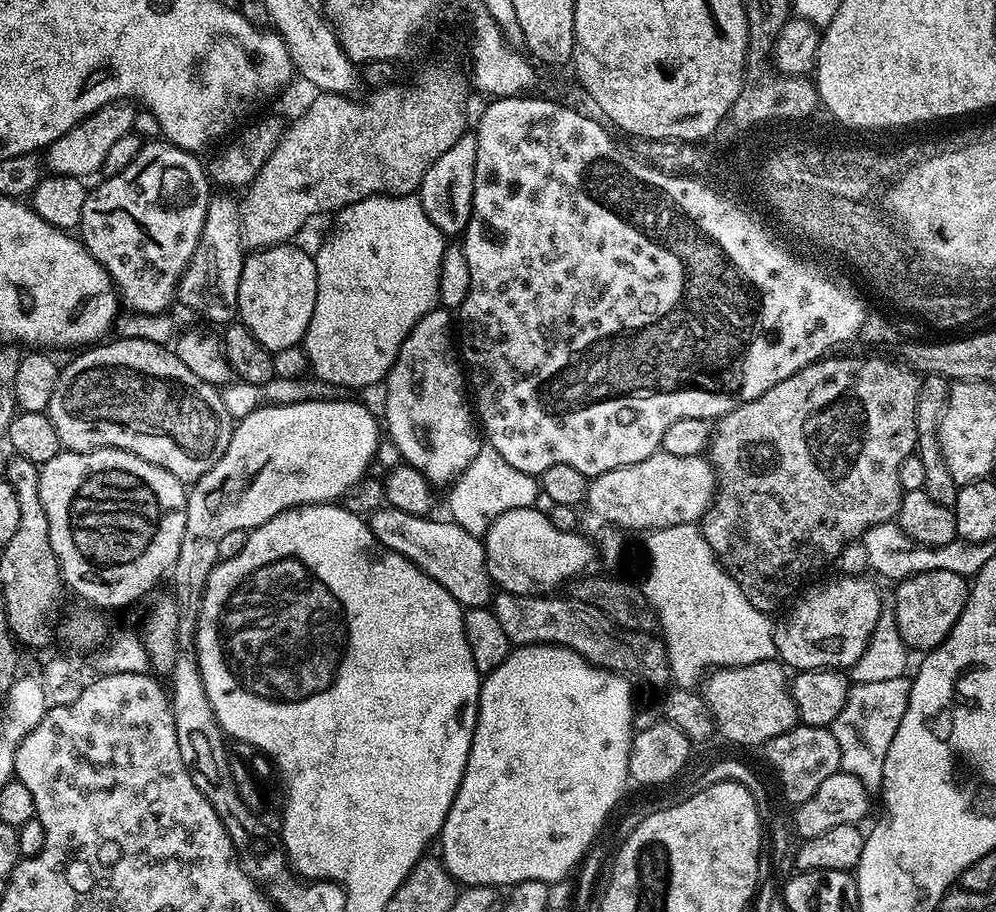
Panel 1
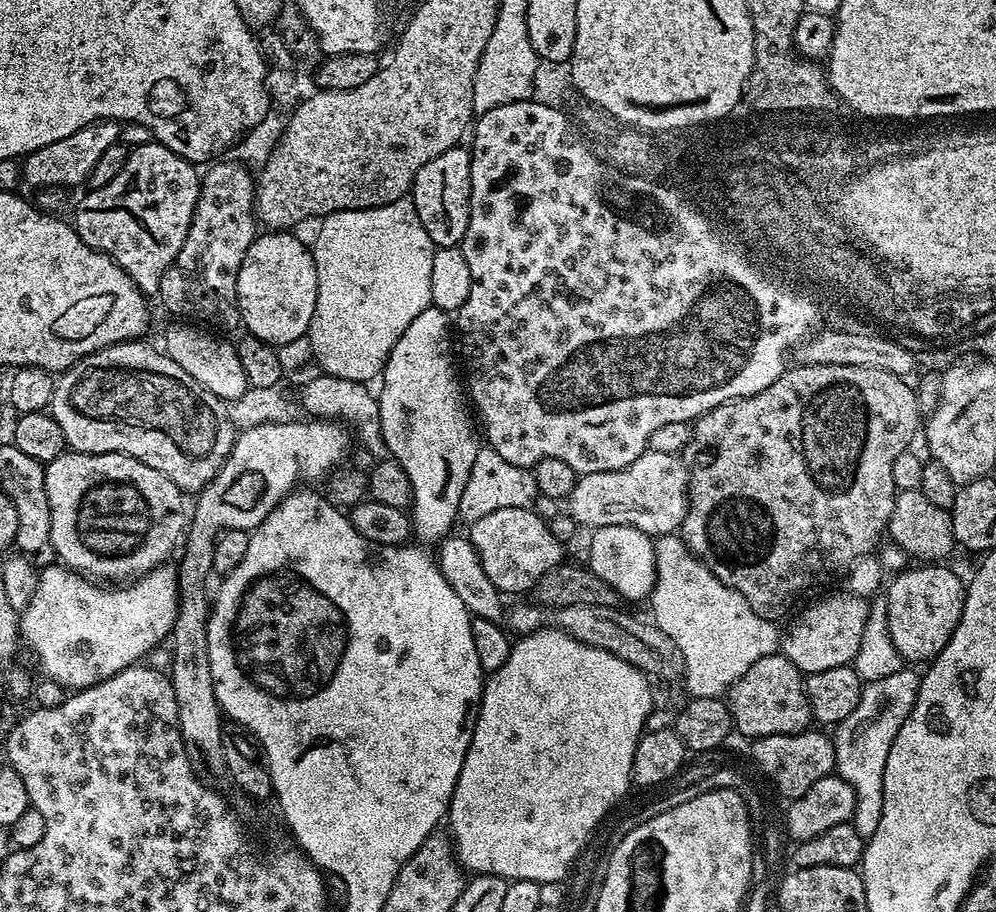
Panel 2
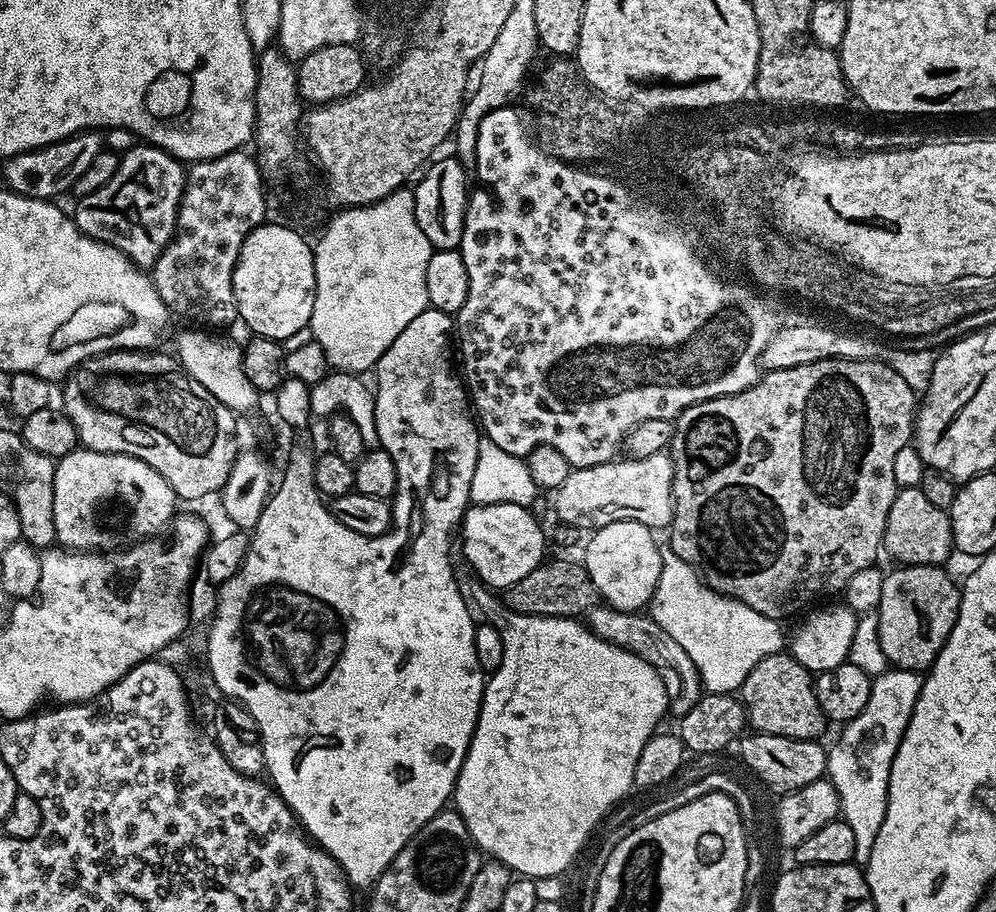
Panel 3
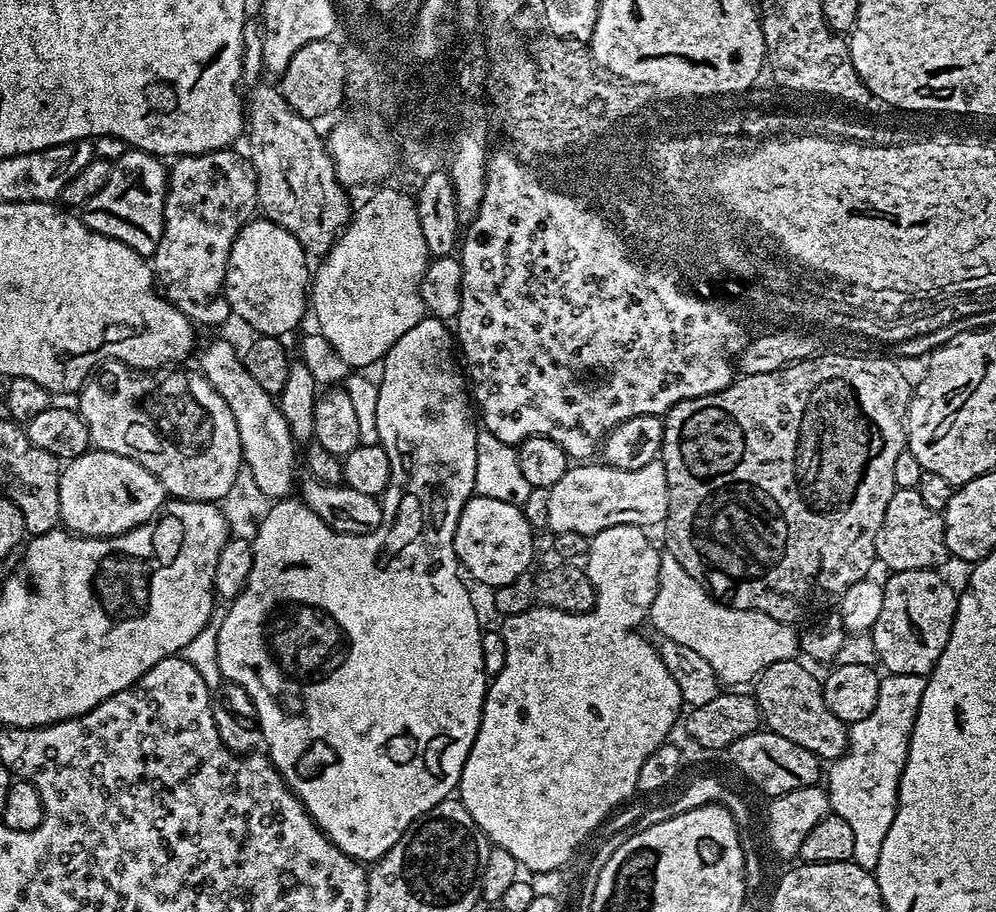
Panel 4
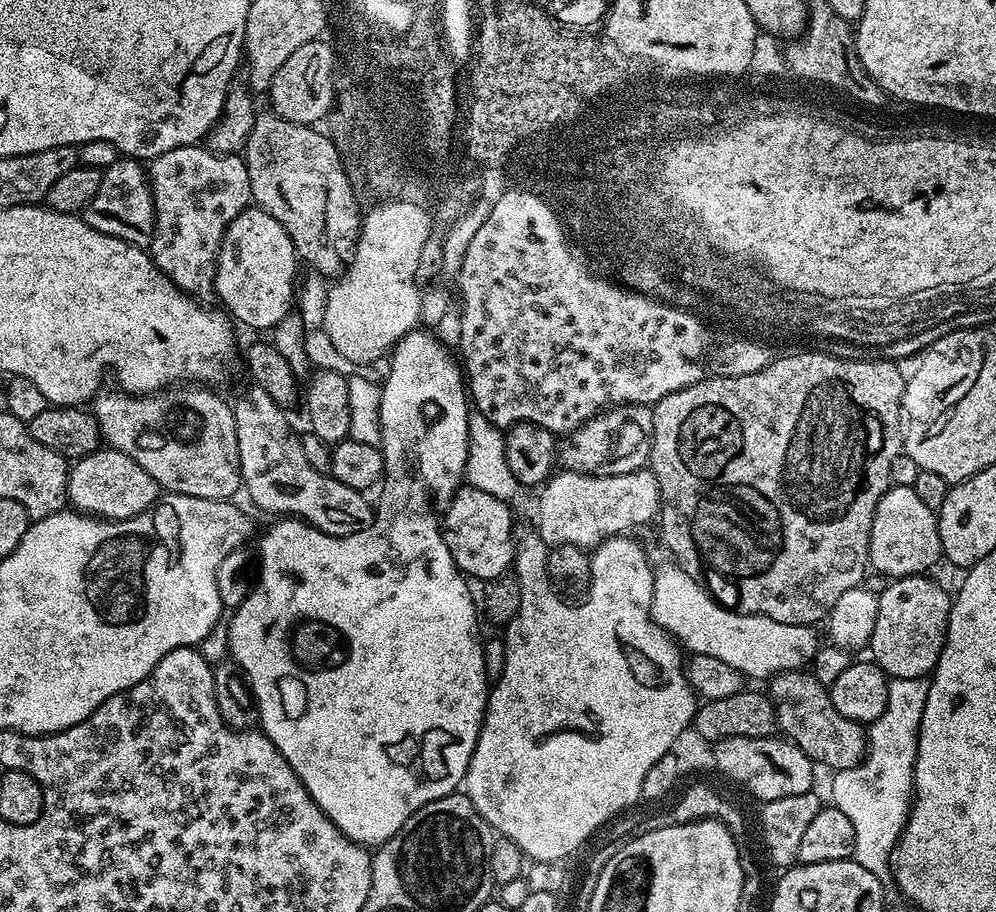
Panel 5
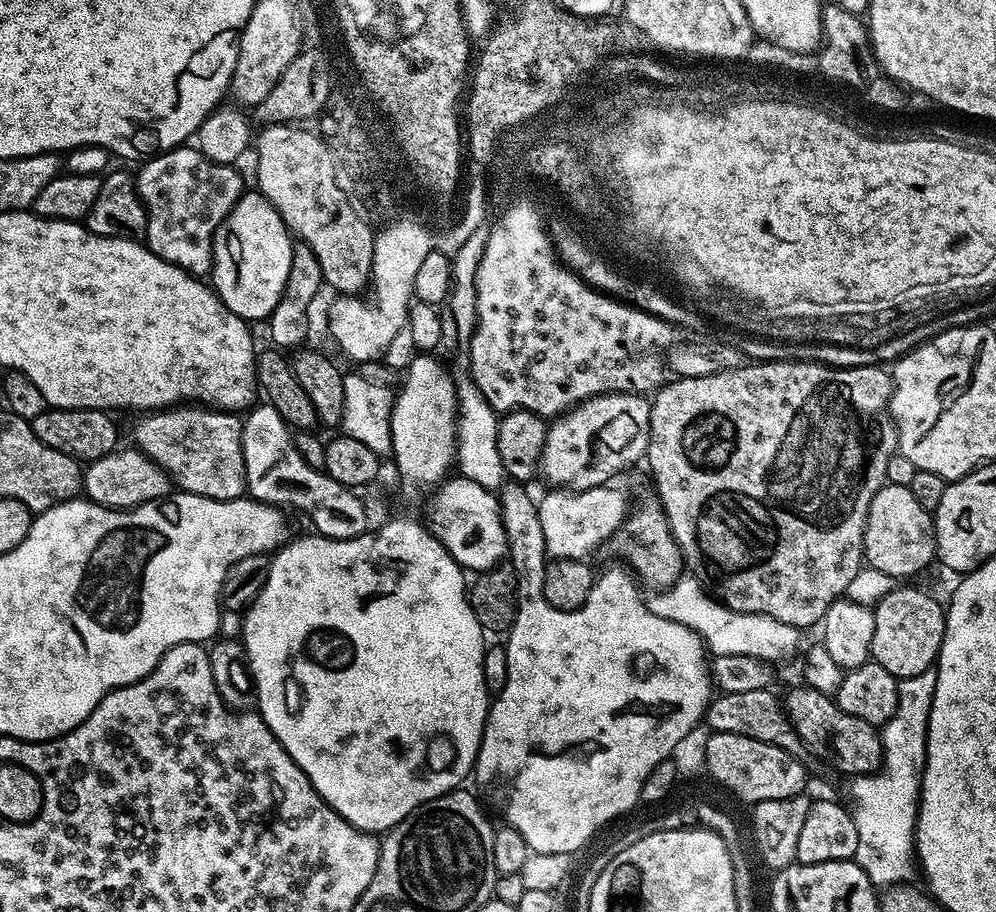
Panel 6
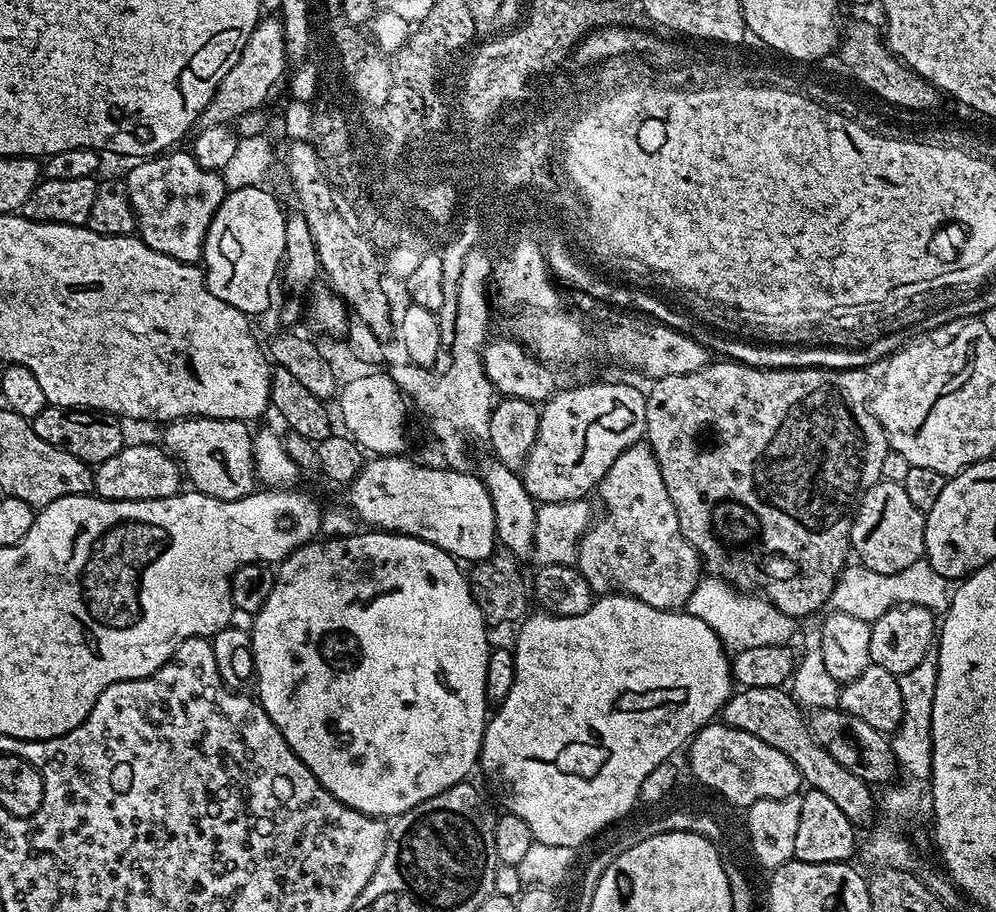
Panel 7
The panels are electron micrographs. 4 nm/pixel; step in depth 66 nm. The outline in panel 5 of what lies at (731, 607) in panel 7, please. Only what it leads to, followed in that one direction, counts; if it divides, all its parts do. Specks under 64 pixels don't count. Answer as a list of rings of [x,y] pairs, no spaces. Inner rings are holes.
[[[667,562],[660,569],[655,569],[654,579],[650,584],[650,618],[669,636],[675,638],[689,653],[697,656],[709,656],[718,658],[718,662],[726,662],[734,670],[738,670],[745,678],[752,676],[756,680],[767,681],[777,672],[785,671],[784,660],[792,660],[796,651],[800,648],[799,631],[790,630],[789,625],[782,622],[774,622],[765,616],[744,616],[741,612],[732,612],[728,608],[722,608],[690,574],[680,569],[675,562]]]

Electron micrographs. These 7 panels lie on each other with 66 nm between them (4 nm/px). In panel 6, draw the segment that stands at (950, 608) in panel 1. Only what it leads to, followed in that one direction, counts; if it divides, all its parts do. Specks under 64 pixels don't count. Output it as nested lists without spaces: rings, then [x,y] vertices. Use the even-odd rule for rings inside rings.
[[[898,586],[875,605],[874,611],[871,659],[882,670],[890,670],[897,681],[902,681],[935,665],[944,637],[946,608],[943,603],[939,604],[920,588]]]

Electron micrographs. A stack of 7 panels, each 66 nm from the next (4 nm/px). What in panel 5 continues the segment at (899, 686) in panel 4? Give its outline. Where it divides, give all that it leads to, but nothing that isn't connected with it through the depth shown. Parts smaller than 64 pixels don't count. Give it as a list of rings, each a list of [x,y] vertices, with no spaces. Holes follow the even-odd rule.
[[[925,677],[889,679],[886,710],[882,710],[882,718],[867,725],[868,751],[864,753],[864,760],[858,766],[850,766],[841,772],[832,772],[832,800],[831,803],[846,818],[850,818],[850,826],[854,826],[854,854],[852,859],[858,862],[870,874],[874,874],[881,882],[890,876],[892,850],[896,847],[904,824],[908,821],[908,814],[912,810],[914,789],[912,779],[916,773],[916,755],[918,754],[918,738],[920,737],[920,723],[922,710],[926,710],[929,681]]]

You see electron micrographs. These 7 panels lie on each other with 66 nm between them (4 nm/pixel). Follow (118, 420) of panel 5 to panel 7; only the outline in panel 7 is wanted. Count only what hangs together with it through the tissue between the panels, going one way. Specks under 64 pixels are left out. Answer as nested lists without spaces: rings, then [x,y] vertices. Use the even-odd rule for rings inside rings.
[[[190,416],[187,420],[174,420],[167,425],[168,428],[164,432],[164,441],[162,441],[162,447],[173,460],[179,462],[182,465],[183,475],[186,477],[193,489],[207,496],[213,496],[219,500],[241,500],[243,496],[249,496],[252,492],[257,491],[258,481],[256,478],[256,459],[254,458],[254,450],[252,449],[252,441],[254,439],[254,432],[245,421],[243,420],[227,420],[226,418],[206,418],[205,416]]]

